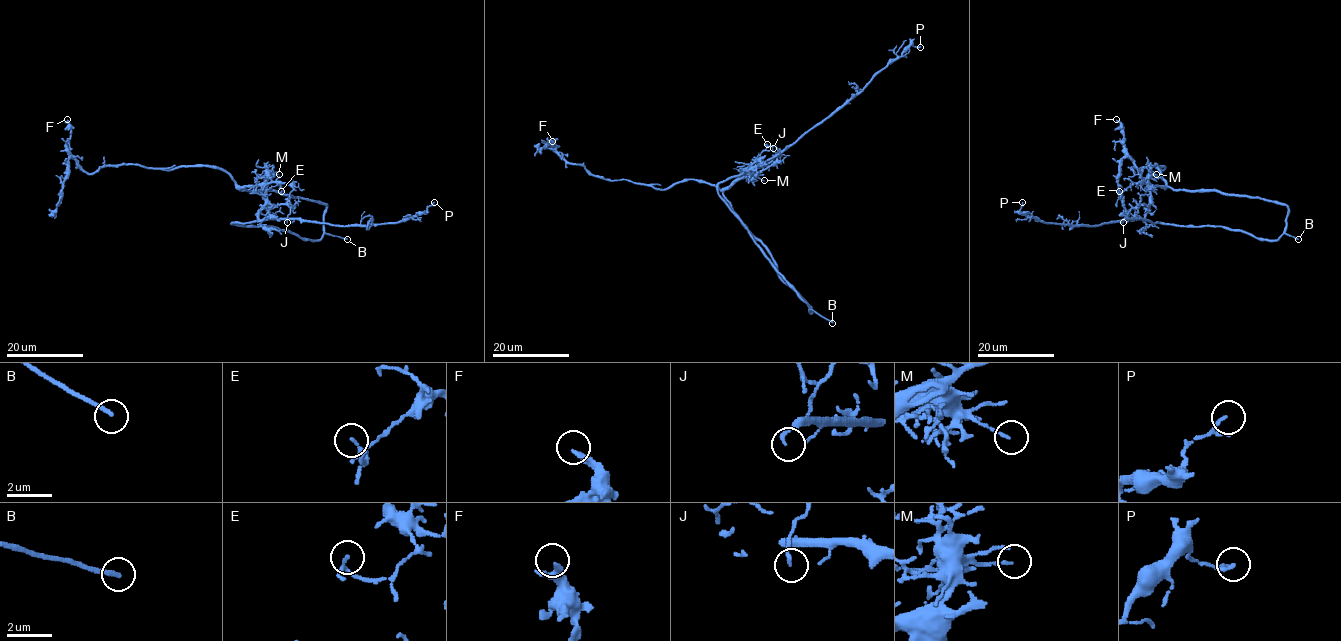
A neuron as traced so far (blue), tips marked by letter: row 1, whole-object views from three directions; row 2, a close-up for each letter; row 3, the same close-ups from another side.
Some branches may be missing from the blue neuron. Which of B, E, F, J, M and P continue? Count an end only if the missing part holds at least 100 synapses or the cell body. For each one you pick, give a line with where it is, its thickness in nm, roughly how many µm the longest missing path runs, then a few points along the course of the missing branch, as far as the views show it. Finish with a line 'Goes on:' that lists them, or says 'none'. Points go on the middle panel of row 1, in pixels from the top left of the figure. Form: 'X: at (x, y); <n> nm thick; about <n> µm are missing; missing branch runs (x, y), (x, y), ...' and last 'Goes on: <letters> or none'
B: at (832, 323); 200 nm thick; about 20 µm are missing
Goes on: B

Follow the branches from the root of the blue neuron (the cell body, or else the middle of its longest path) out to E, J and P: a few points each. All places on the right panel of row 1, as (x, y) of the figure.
E: (1161, 186), (1137, 182), (1132, 183), (1121, 194), (1119, 191)
J: (1161, 186), (1151, 186), (1150, 202), (1132, 208), (1123, 222)
P: (1161, 186), (1150, 188), (1145, 219), (1125, 218), (1095, 225), (1047, 223), (1022, 213), (1022, 202)

